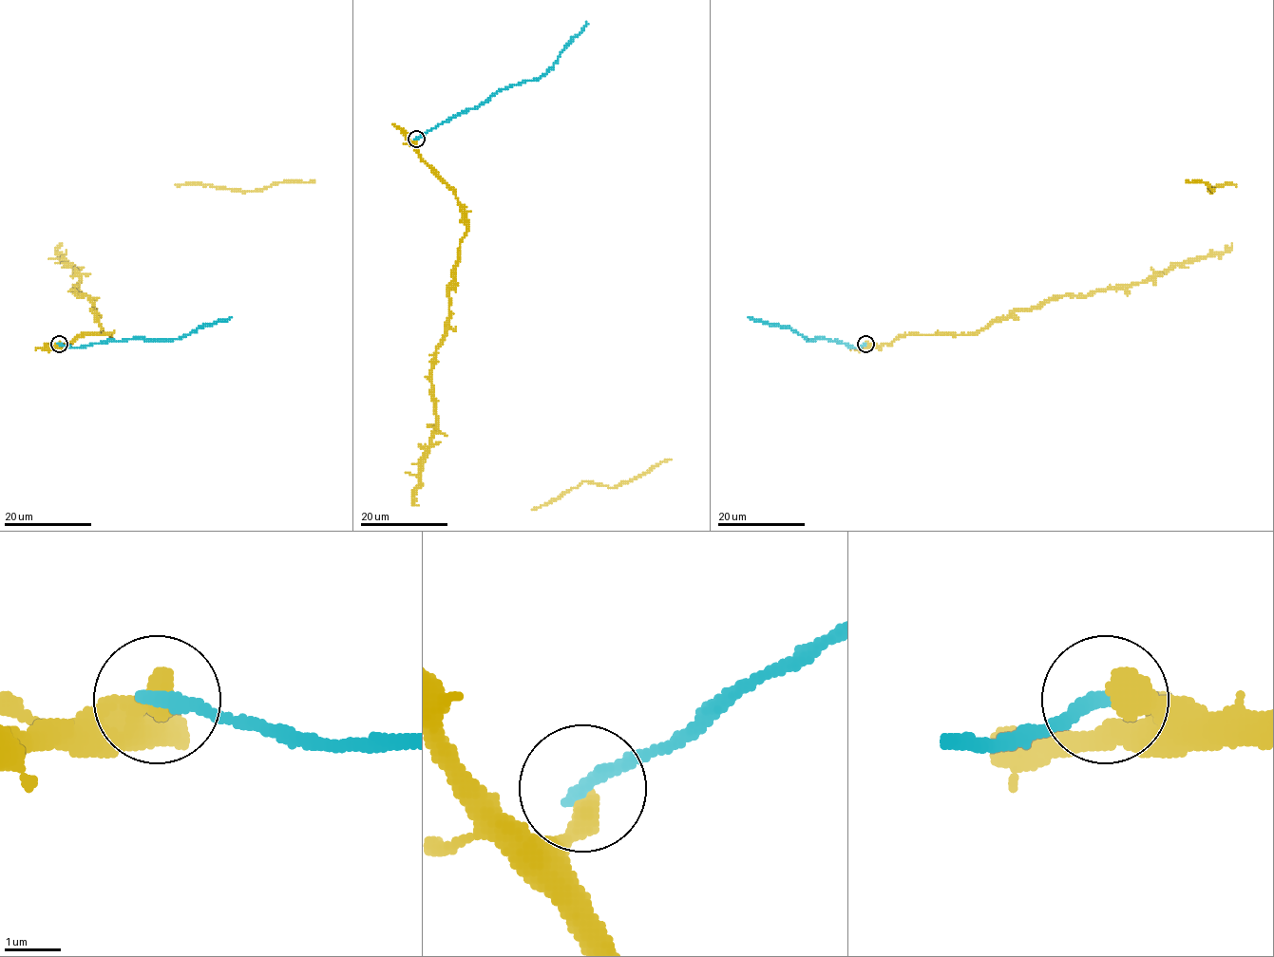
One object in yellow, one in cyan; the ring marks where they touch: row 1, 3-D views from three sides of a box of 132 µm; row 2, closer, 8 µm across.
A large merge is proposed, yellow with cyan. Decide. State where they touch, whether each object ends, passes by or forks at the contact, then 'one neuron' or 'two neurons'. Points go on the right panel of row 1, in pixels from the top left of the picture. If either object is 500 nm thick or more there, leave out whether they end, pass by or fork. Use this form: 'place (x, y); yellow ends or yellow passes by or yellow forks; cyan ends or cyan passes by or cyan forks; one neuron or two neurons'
place (865, 344); yellow ends; cyan ends; two neurons

